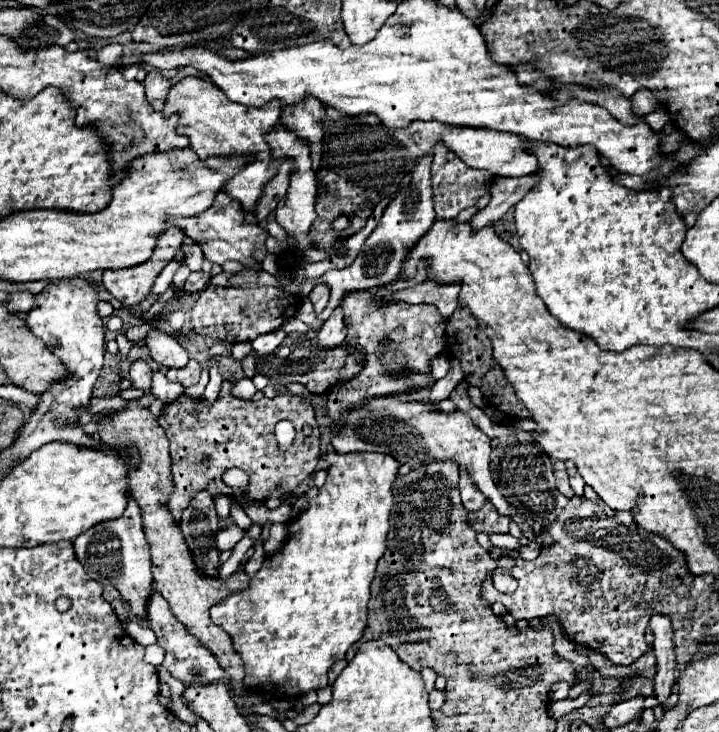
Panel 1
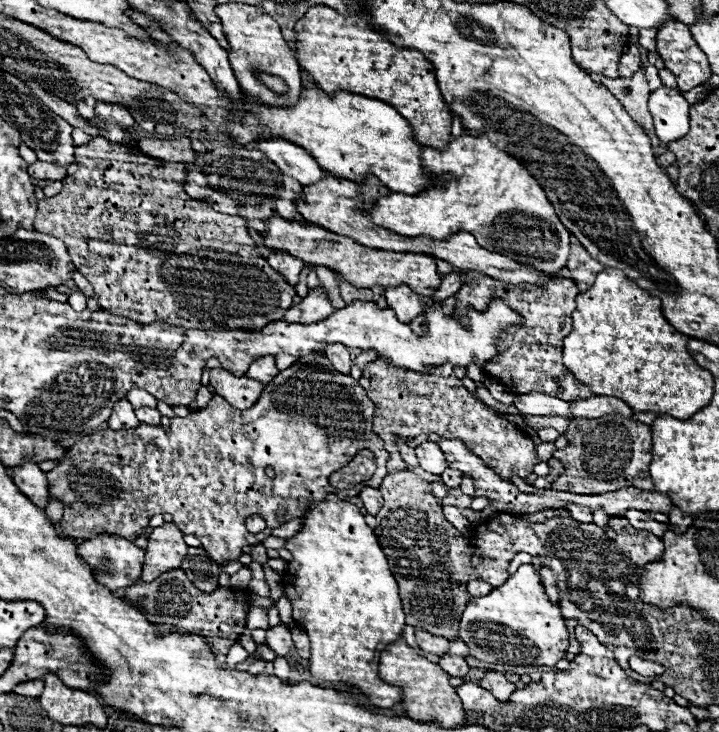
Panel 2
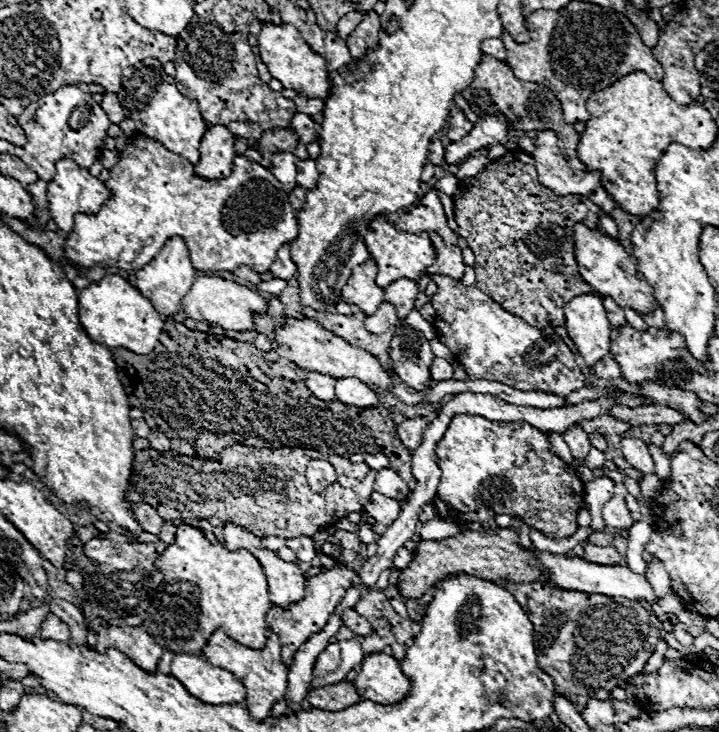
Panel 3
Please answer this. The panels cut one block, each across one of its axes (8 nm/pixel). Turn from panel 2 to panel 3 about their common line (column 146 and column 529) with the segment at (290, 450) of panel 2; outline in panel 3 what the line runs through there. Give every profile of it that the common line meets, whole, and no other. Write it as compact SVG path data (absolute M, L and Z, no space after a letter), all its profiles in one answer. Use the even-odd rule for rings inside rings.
M460 414L454 416L448 432L436 446L438 466L442 470L442 478L436 492L436 512L440 518L456 524L466 522L486 522L486 510L494 514L510 514L520 516L528 526L544 532L550 538L568 538L578 530L576 514L584 502L584 482L576 468L568 466L562 458L558 458L548 442L544 432L538 432L530 424L504 424L492 422L482 416ZM530 458L530 460L522 460ZM440 502L444 502L450 510L440 510Z

